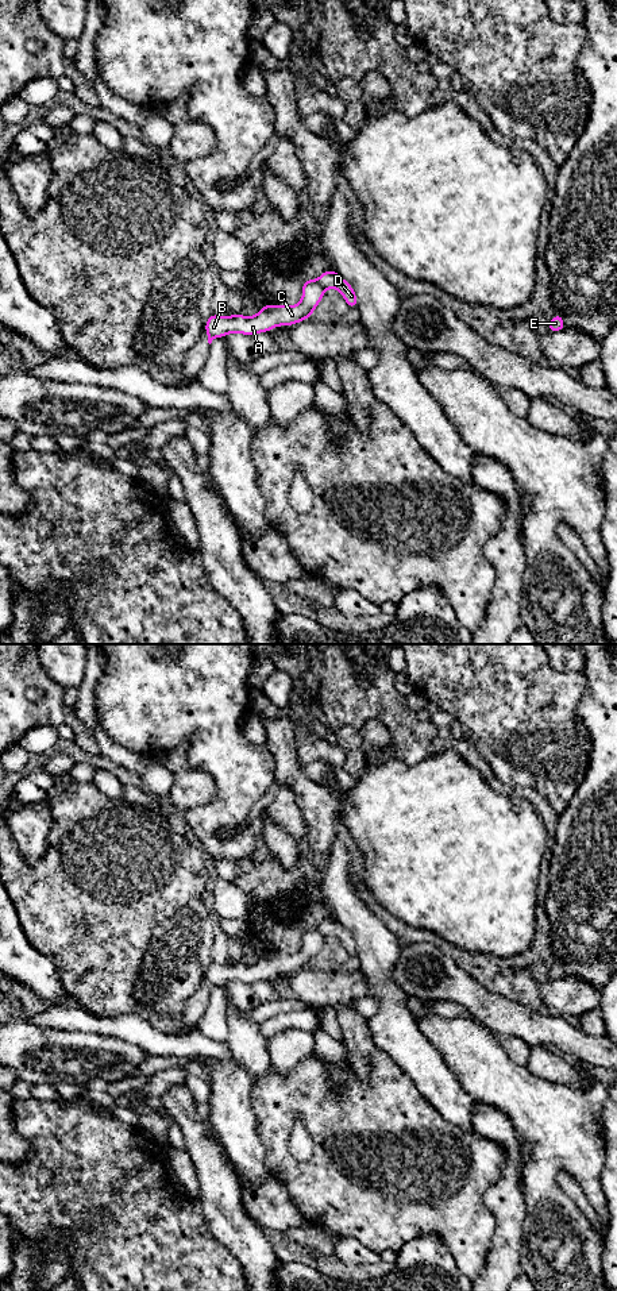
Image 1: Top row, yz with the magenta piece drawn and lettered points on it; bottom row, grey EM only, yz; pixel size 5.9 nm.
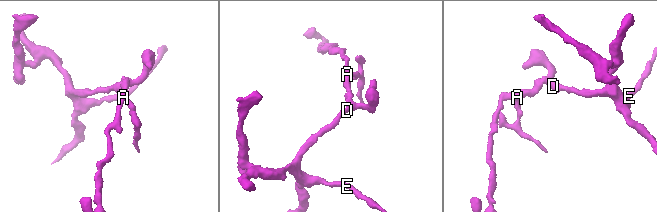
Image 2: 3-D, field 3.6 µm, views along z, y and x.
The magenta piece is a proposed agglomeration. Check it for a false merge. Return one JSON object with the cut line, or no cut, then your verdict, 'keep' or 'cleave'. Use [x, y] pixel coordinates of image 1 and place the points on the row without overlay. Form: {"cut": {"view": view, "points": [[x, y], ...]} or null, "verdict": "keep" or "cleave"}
{"cut": {"view": "yz", "points": [[317, 929], [324, 936]]}, "verdict": "cleave"}

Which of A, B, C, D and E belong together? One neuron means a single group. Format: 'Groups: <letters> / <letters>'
Groups: A B C / D E

